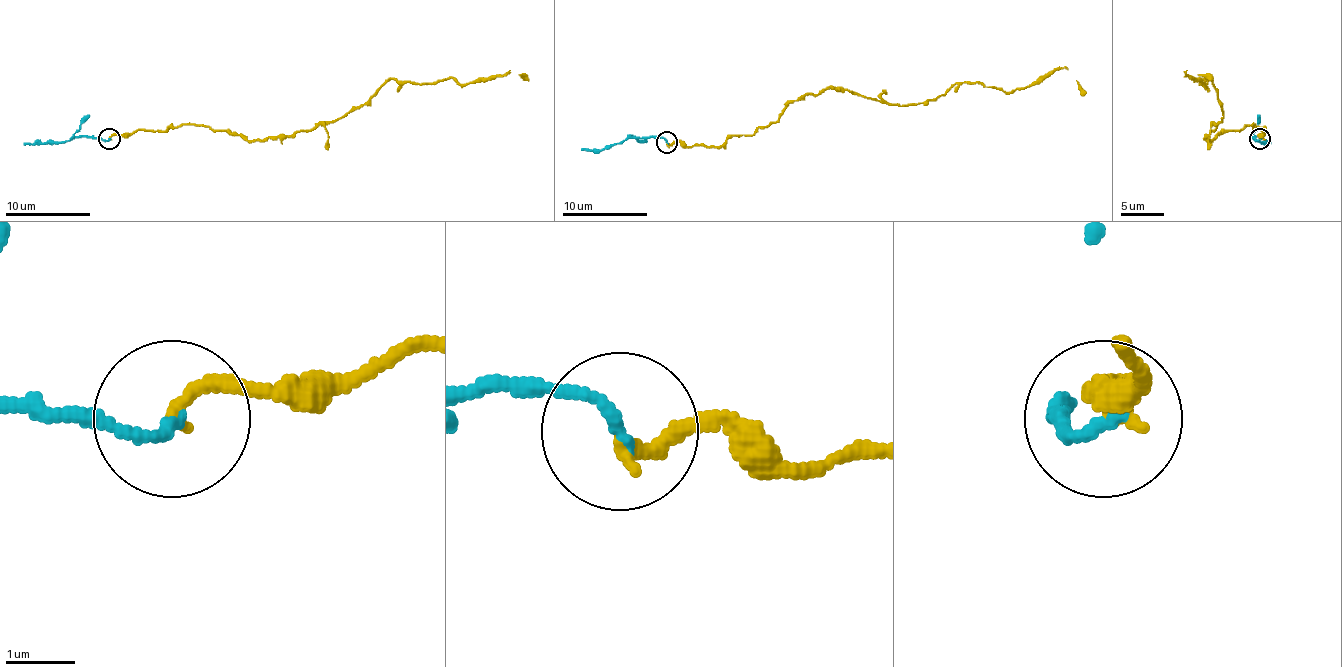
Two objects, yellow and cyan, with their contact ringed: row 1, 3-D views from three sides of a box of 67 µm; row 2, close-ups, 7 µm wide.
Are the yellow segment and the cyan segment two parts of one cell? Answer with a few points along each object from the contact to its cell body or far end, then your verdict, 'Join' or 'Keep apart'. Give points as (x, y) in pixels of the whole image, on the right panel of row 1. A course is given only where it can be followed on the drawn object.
Course of yellow: (1260, 139), (1264, 130), (1252, 124), (1207, 137), (1224, 117), (1220, 100), (1209, 79), (1185, 73), (1213, 79). Course of cyan: (1260, 139), (1254, 137), (1266, 145). Join

